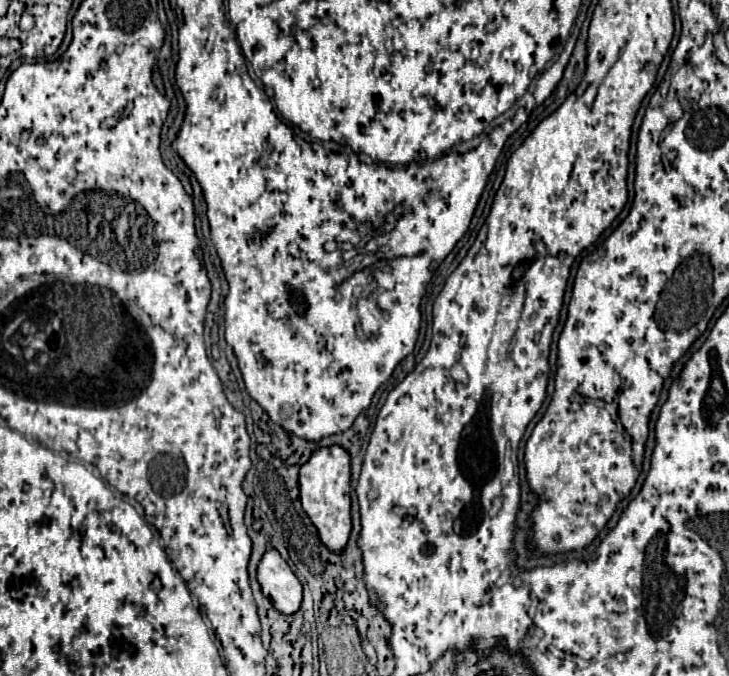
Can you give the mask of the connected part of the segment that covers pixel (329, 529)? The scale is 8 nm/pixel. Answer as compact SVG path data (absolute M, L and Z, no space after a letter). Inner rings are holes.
M333 445L319 449L311 455L311 459L301 467L299 483L301 483L301 501L303 509L313 521L313 525L319 531L321 541L327 545L327 549L333 549L333 553L341 553L349 541L351 533L351 497L349 497L349 455L345 449Z

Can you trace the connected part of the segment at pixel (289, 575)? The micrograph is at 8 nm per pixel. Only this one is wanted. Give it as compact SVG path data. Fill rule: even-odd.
M269 549L259 567L257 579L261 583L263 593L271 599L275 609L285 615L291 615L301 605L301 583L287 565L287 561L277 553L277 549Z

